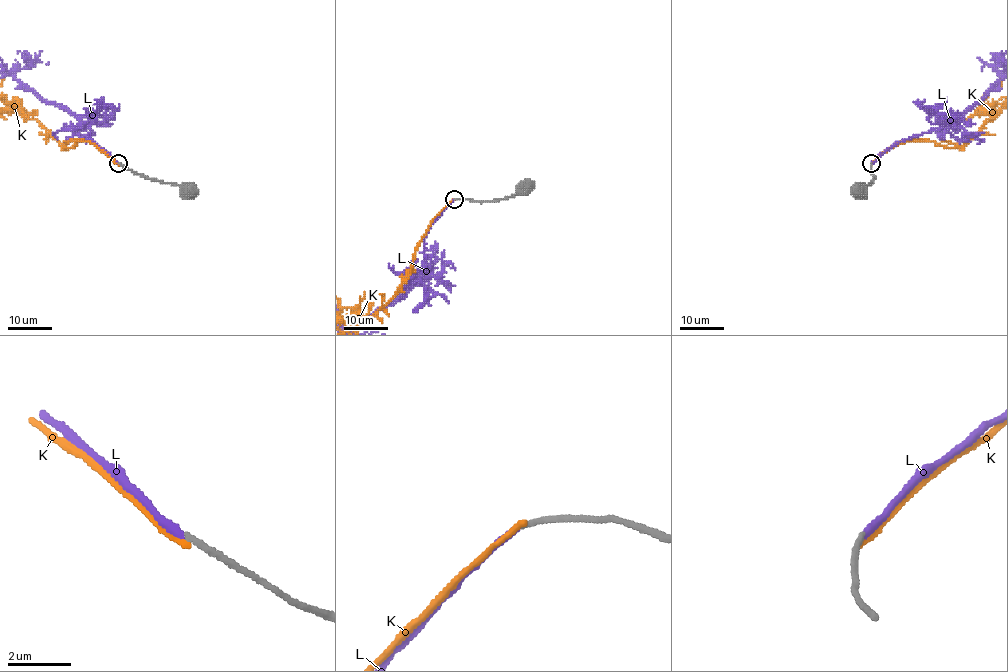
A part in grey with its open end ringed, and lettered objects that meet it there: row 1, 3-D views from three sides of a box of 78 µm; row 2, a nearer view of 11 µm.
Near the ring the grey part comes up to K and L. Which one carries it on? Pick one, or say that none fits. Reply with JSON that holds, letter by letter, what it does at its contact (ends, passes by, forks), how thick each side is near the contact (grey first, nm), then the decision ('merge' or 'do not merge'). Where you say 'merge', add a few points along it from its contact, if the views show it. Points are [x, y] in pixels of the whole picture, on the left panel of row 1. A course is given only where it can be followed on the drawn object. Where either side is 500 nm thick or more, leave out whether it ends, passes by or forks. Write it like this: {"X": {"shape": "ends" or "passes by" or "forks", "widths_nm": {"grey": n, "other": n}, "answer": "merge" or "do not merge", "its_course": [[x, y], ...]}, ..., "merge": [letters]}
{"K": {"shape": "ends", "widths_nm": {"grey": 200, "other": 180}, "answer": "do not merge"}, "L": {"shape": "ends", "widths_nm": {"grey": 180, "other": 240}, "answer": "merge"}, "merge": ["L"]}

